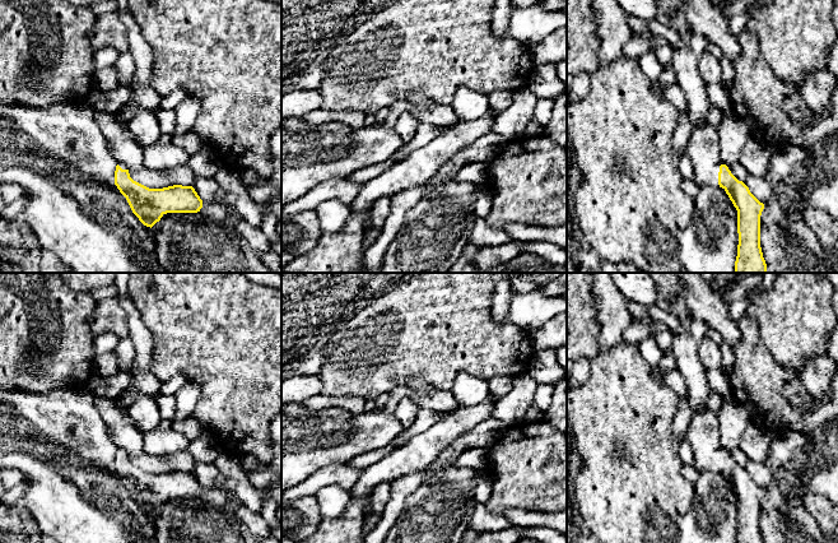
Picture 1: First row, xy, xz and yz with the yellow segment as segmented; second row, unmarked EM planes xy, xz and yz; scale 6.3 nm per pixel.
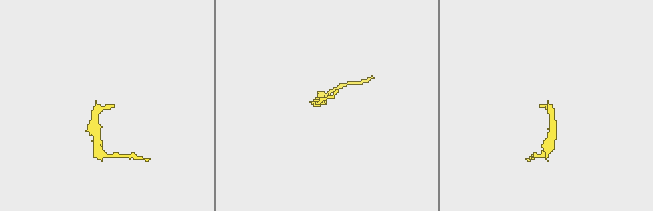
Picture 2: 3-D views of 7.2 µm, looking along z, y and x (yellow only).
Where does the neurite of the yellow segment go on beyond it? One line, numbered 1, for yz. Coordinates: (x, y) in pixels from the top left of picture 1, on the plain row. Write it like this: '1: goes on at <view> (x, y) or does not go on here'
1: goes on at yz (703, 435)

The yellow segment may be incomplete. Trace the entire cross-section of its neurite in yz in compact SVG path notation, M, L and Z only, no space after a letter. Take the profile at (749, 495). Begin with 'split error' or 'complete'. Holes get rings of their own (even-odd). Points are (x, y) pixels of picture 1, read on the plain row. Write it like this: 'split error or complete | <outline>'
split error | M694 316L679 321L681 331L678 337L672 337L672 353L676 358L678 370L686 384L686 400L693 412L686 432L686 441L694 452L693 467L700 472L711 469L722 473L736 493L739 519L736 543L763 543L760 501L764 489L722 449L718 410L707 408L707 399L712 391L698 348L700 340L707 335L708 326L703 320Z

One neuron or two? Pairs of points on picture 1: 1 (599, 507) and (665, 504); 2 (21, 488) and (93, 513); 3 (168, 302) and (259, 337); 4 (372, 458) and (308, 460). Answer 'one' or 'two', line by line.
1: one
2: two
3: one
4: two

